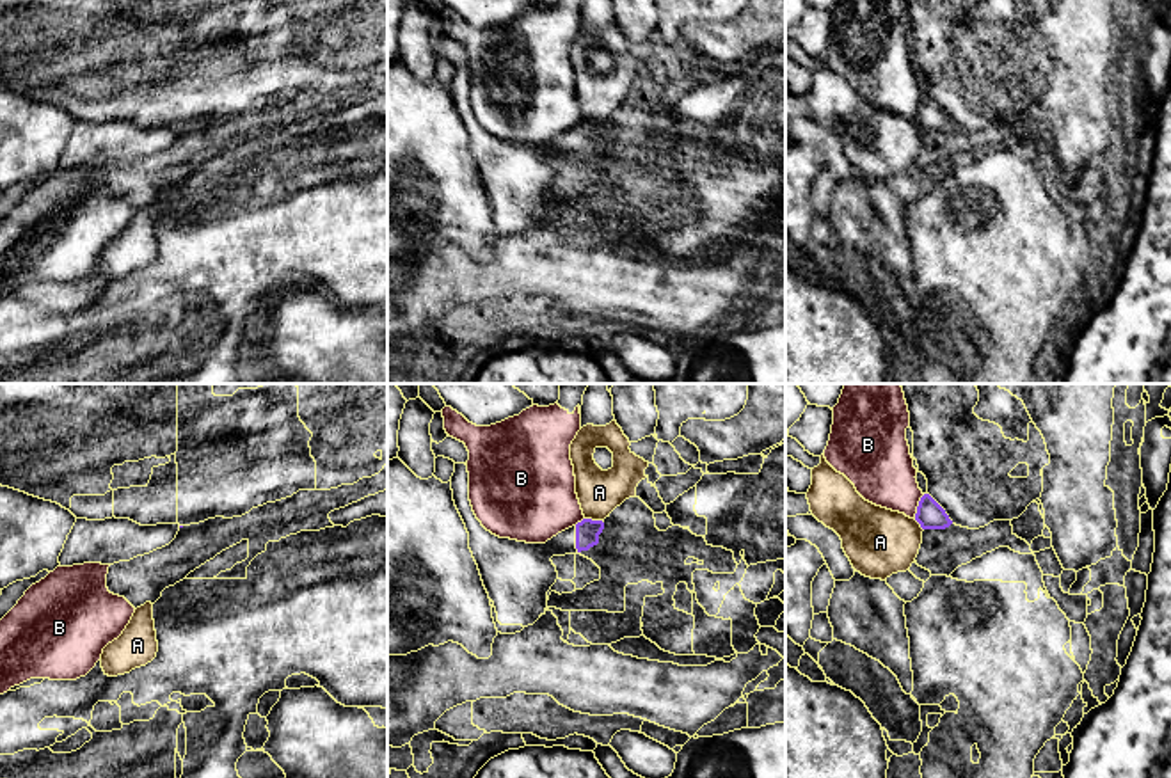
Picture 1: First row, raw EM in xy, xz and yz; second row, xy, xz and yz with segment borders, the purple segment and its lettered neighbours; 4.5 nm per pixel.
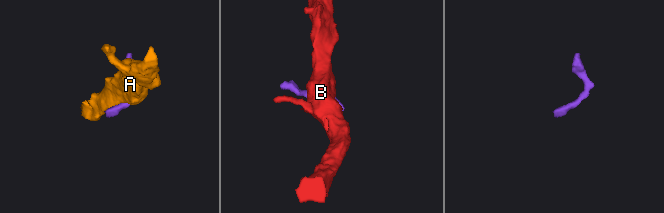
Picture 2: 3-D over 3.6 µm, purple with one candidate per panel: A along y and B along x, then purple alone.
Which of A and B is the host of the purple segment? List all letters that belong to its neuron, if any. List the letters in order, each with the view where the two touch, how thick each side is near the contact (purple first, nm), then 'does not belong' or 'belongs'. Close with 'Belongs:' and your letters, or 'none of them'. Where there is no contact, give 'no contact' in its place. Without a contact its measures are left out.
A: meets purple in xz; 110 nm thick on the purple side, 200 nm on the other; does not belong
B: meets purple in yz; 120 nm thick on the purple side, 300 nm on the other; does not belong
Belongs: none of them

